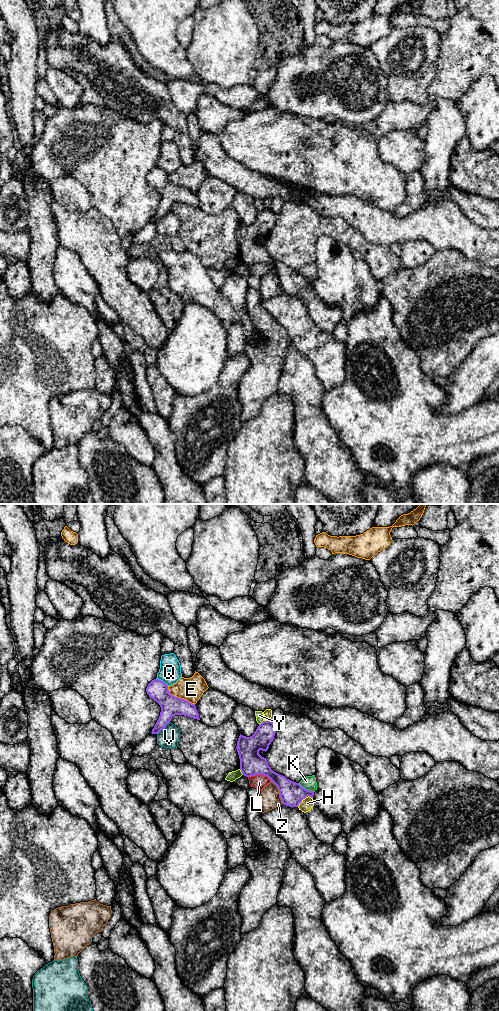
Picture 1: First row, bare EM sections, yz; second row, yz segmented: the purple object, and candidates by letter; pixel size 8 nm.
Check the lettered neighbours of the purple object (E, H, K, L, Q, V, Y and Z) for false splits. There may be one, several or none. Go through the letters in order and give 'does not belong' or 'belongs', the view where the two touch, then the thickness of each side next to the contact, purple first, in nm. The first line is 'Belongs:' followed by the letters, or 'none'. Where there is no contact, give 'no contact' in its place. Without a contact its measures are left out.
Belongs: none
E: does not belong | yz | 160/190 nm
H: does not belong | yz | 190/90 nm
K: does not belong | yz | 190/110 nm
L: does not belong | yz | 190/110 nm
Q: does not belong | yz | 160/180 nm
V: does not belong | yz | 160/160 nm
Y: does not belong | yz | 180/70 nm
Z: does not belong | yz | 190/160 nm

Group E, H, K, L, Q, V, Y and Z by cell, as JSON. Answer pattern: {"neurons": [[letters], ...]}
{"neurons": [["E"], ["H"], ["K", "Y"], ["L"], ["Q"], ["V"], ["Z"]]}

